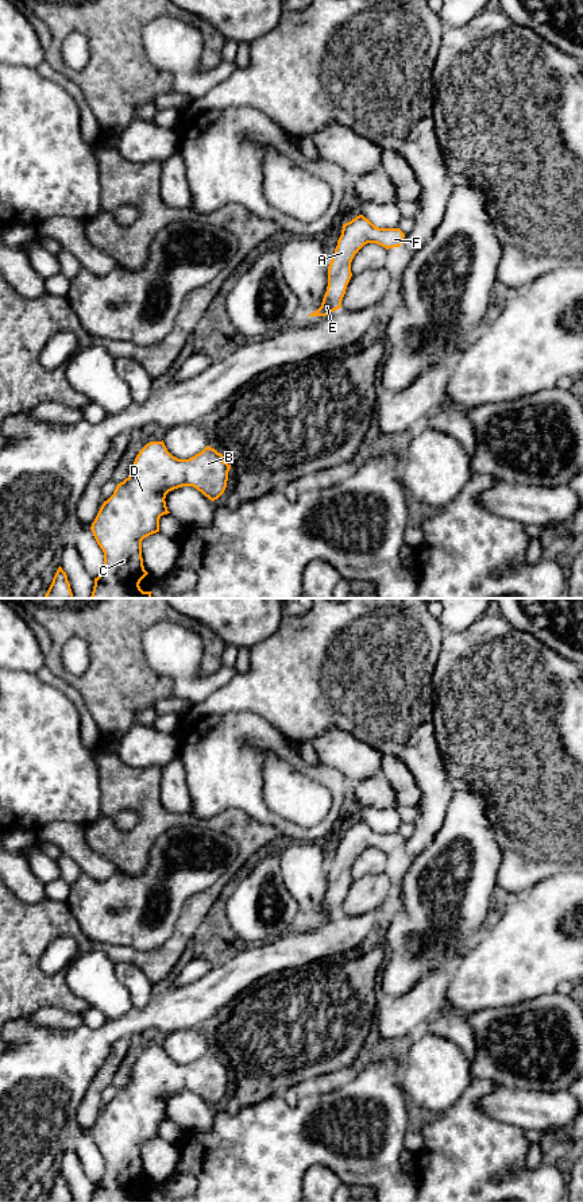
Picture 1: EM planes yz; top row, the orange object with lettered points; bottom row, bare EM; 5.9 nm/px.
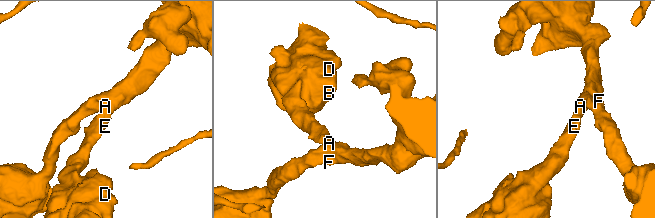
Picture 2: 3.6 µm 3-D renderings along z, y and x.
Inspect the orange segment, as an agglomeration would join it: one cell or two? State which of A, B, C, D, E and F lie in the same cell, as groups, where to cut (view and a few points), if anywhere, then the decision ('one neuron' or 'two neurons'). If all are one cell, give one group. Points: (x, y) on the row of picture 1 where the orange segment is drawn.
A B C D E F | no cut | one neuron

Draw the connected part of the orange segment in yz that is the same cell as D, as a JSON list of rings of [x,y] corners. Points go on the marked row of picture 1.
[[[163,440],[147,443],[136,455],[130,475],[117,484],[92,523],[93,536],[104,552],[104,567],[94,578],[90,598],[151,598],[152,592],[143,592],[139,586],[148,574],[143,566],[142,540],[159,532],[159,519],[170,513],[166,494],[182,486],[193,486],[215,501],[227,488],[229,469],[223,454],[209,446],[189,459],[178,459],[167,451]]]

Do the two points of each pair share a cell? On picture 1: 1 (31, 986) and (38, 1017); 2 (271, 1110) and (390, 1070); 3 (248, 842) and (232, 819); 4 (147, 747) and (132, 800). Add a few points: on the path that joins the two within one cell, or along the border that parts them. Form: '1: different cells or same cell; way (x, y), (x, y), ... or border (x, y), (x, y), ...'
1: different cells; border (68, 1009), (57, 1006), (39, 1008), (29, 1017)
2: same cell; way (301, 1113), (361, 1095)
3: same cell; way (248, 836), (238, 824)
4: different cells; border (116, 752), (130, 766), (158, 766), (161, 769)

